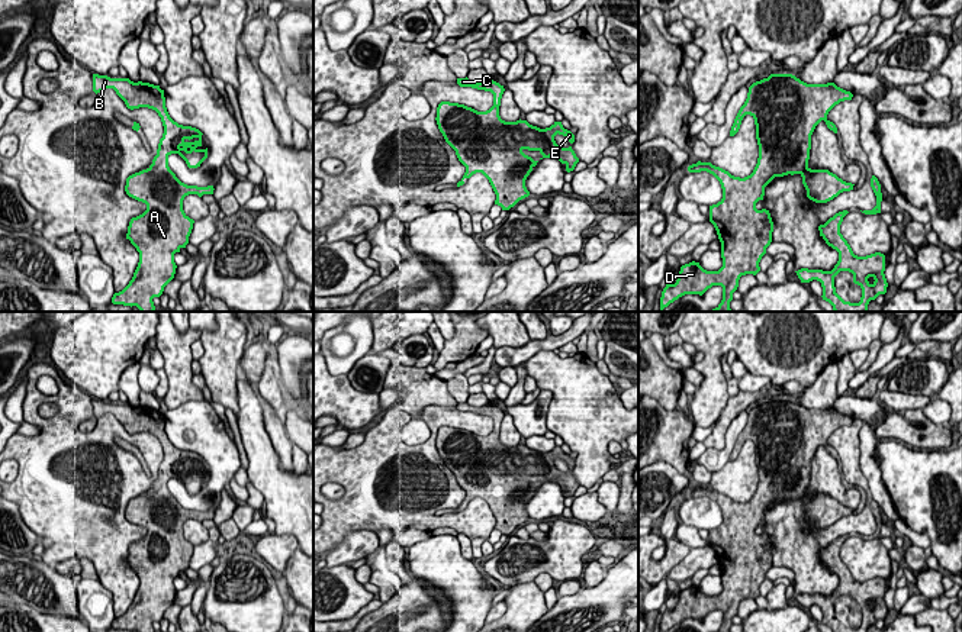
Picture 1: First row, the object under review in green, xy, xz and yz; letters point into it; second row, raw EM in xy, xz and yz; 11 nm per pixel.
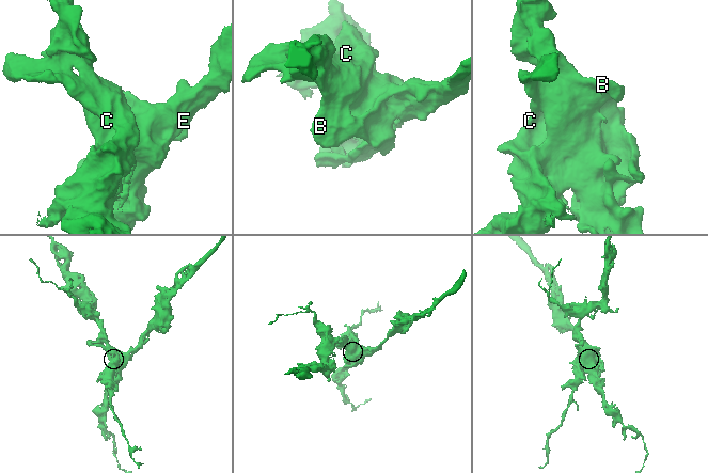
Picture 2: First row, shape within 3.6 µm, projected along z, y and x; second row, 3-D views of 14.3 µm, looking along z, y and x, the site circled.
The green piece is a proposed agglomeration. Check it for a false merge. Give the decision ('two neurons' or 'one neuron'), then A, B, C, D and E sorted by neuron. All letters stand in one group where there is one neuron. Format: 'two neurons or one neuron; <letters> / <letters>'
one neuron; A B C D E

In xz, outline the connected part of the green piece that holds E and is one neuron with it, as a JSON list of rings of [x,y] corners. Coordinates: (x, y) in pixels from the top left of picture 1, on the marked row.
[[[467,77],[457,78],[460,87],[472,87],[490,91],[493,106],[486,112],[477,112],[459,103],[441,101],[437,107],[437,125],[445,142],[456,151],[459,161],[466,167],[457,187],[464,184],[476,172],[482,172],[490,183],[502,210],[509,210],[519,200],[530,196],[525,180],[537,165],[522,151],[538,151],[543,158],[557,158],[566,165],[566,171],[575,170],[579,158],[572,146],[563,148],[554,136],[563,135],[570,144],[575,135],[564,129],[562,122],[540,129],[527,120],[505,122],[499,116],[503,86],[492,78],[473,83]]]

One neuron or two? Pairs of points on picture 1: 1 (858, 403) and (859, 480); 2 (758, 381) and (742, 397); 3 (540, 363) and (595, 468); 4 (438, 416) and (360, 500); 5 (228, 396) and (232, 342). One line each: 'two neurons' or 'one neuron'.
1: two neurons
2: two neurons
3: one neuron
4: one neuron
5: one neuron

